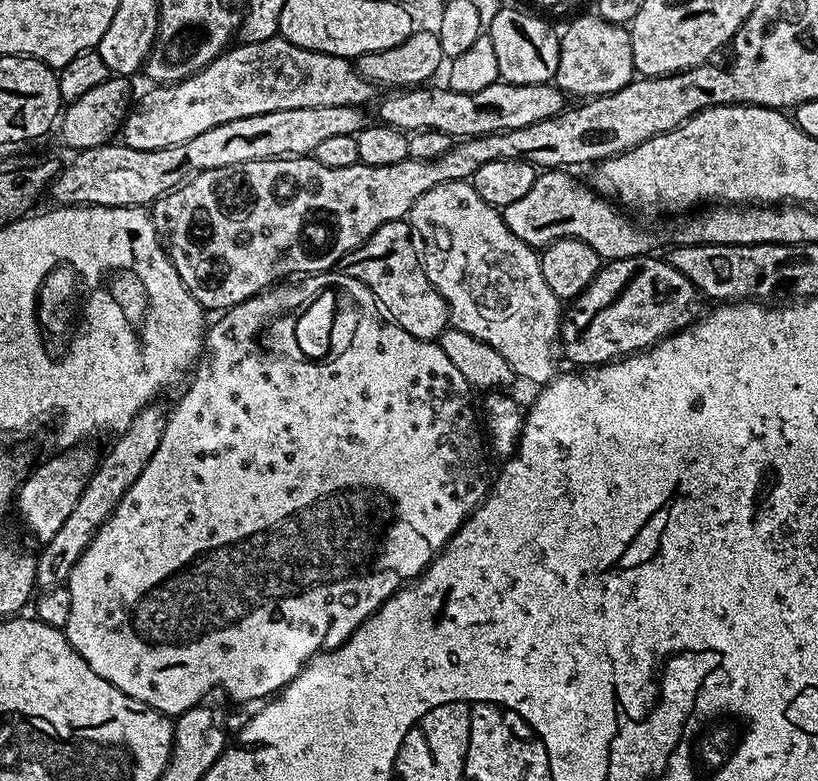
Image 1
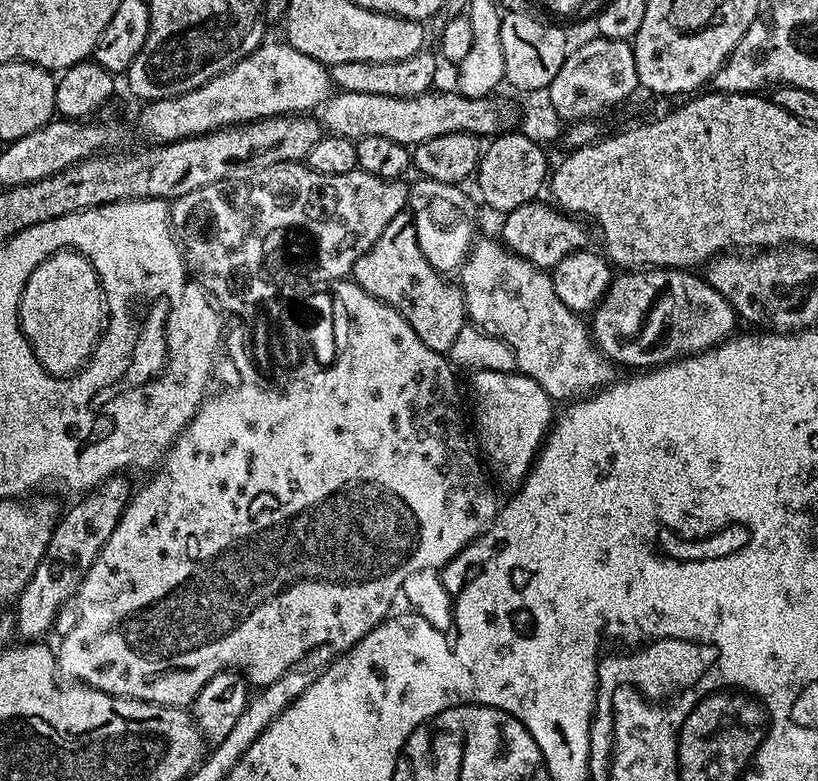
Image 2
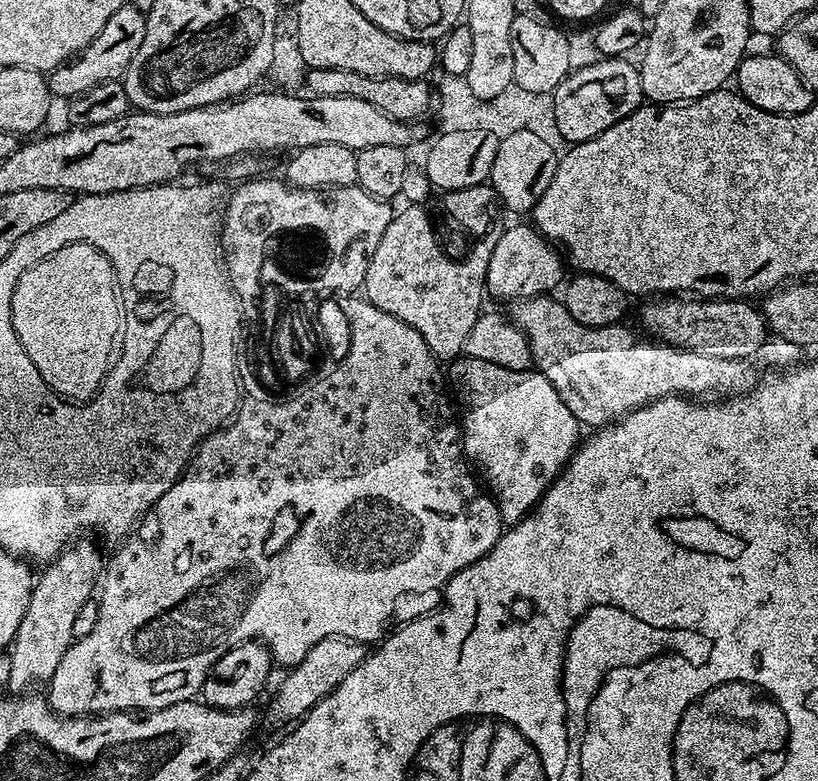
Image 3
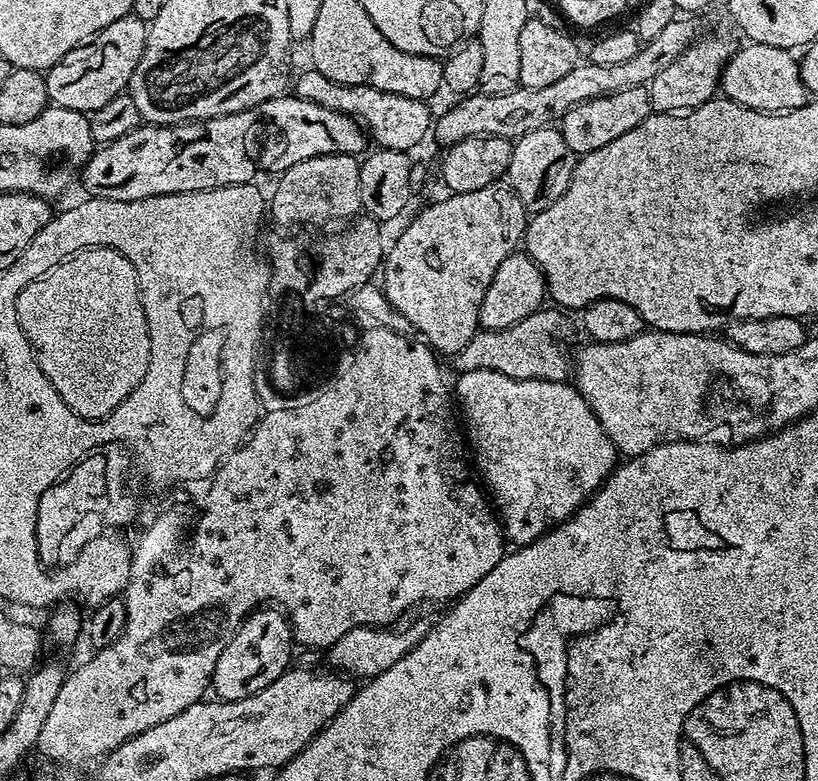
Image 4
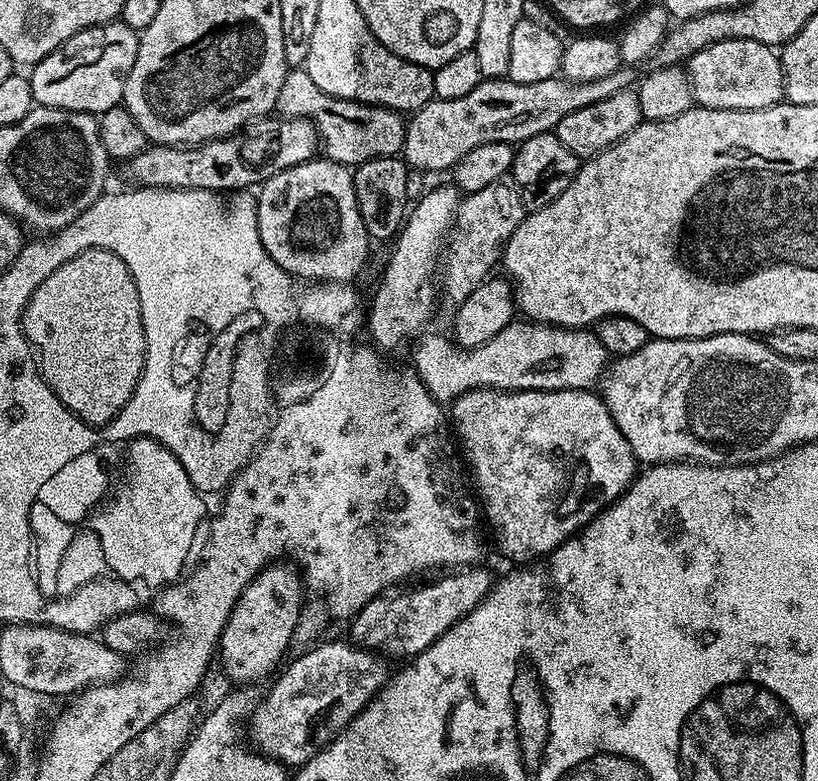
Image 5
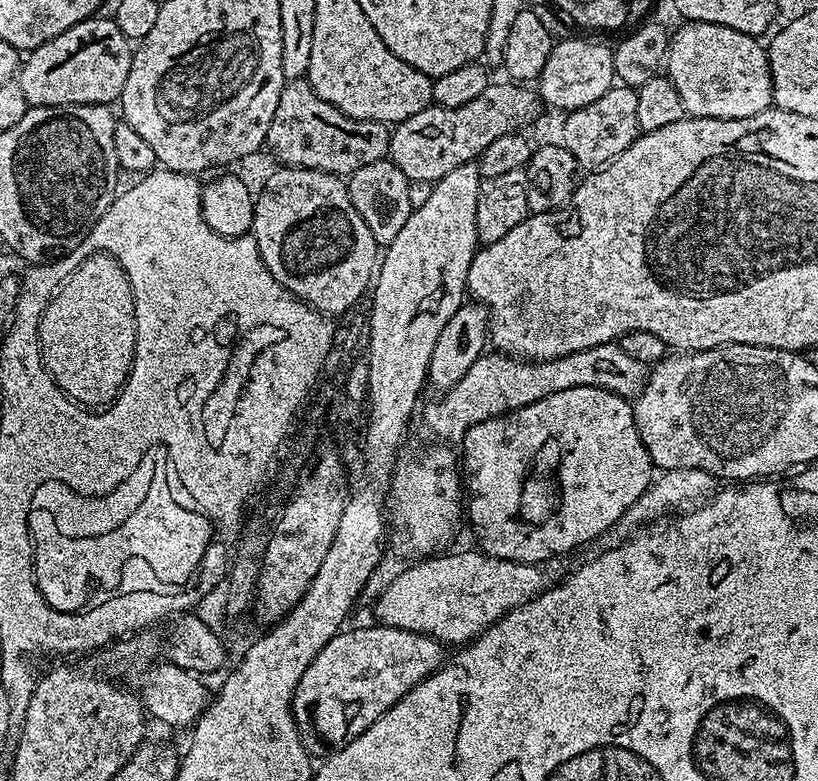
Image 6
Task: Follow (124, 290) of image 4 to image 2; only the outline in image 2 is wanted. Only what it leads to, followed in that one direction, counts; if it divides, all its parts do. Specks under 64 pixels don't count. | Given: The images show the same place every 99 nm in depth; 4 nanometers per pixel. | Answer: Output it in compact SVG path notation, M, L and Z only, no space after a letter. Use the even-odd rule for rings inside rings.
M69 249L40 263L20 295L19 322L32 352L48 373L66 377L78 372L92 356L106 323L106 305L93 264Z

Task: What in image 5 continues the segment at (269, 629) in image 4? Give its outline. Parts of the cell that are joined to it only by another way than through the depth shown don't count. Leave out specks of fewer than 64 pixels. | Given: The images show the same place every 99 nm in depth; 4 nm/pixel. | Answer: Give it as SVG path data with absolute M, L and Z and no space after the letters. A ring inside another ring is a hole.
M288 562L269 564L248 583L246 590L242 590L240 601L226 622L218 645L219 663L233 685L252 686L248 684L263 676L271 677L281 667L280 659L287 652L288 644L293 643L292 635L300 610L306 603L304 594L306 595L306 588L302 577Z

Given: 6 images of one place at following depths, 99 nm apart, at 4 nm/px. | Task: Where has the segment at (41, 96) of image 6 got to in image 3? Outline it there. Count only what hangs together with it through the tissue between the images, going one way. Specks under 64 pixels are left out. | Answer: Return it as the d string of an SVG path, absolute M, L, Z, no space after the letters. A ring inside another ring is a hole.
M127 6L114 10L114 14L110 14L110 22L102 26L94 42L87 44L68 63L52 69L47 77L49 92L56 98L60 96L75 98L87 94L94 86L111 80L120 80L124 71L130 66L134 54L138 54L138 46L142 46L142 38L146 38L145 13Z

